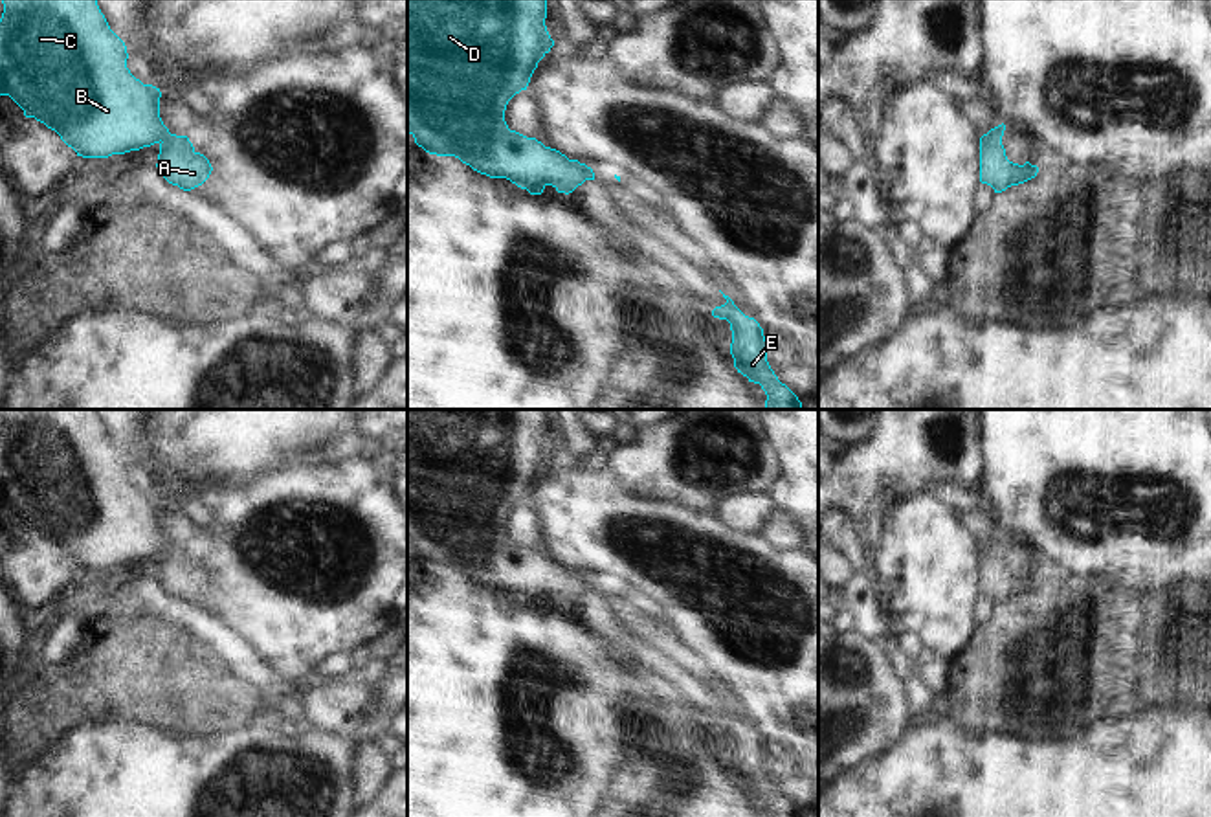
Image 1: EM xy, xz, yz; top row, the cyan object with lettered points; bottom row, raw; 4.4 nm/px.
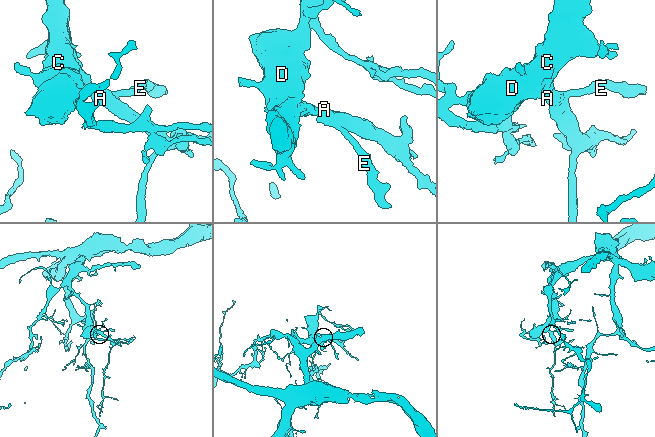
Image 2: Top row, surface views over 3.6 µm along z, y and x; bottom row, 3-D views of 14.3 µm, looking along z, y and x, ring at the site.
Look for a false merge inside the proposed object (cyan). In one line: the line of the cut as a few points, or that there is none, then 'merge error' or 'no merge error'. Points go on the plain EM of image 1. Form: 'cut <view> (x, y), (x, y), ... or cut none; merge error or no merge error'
cut none; no merge error

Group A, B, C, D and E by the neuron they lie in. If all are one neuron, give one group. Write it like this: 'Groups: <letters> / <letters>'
Groups: A B C D E

